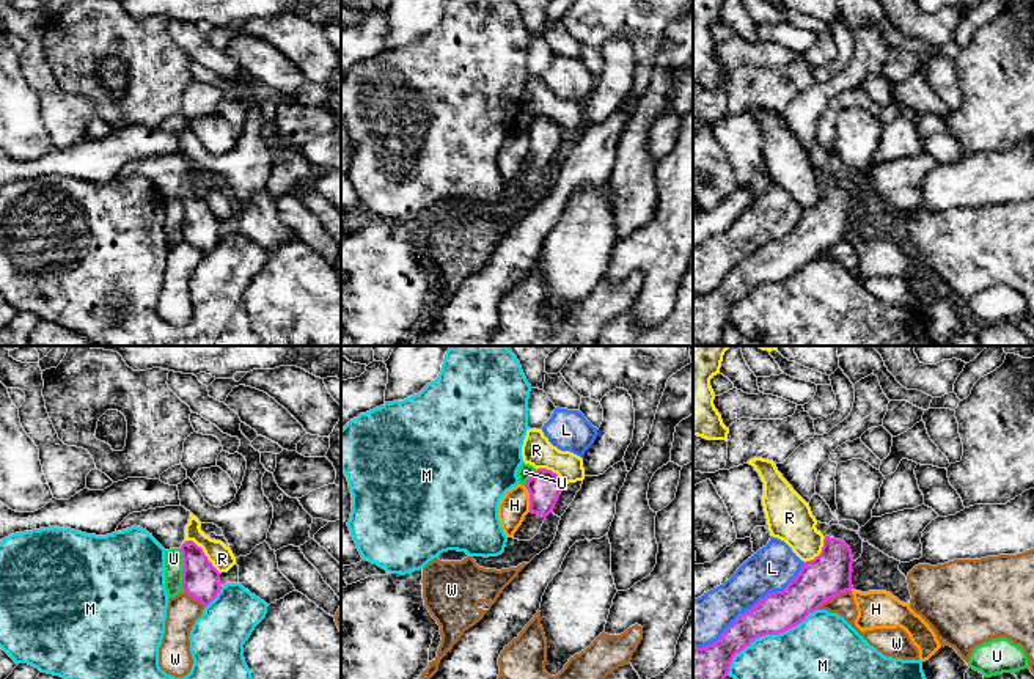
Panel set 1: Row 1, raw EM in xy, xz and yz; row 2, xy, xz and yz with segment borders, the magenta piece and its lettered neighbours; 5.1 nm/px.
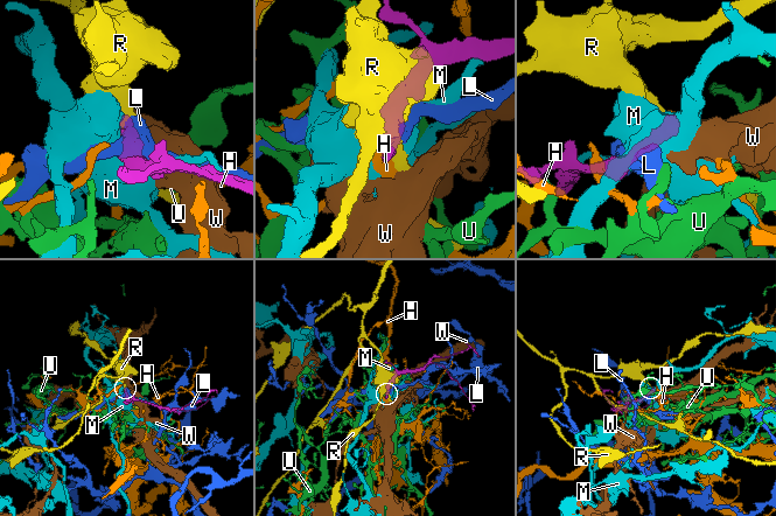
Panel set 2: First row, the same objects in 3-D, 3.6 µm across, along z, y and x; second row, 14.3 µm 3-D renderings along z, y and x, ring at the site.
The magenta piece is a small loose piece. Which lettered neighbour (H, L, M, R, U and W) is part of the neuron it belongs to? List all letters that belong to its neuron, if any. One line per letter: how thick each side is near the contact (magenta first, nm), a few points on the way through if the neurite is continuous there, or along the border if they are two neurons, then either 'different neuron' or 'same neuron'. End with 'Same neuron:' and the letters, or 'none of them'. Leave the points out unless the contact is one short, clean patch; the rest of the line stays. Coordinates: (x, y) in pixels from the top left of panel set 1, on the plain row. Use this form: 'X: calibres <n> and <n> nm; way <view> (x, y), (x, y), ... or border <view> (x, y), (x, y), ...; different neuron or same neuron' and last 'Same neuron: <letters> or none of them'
H: calibres 170 and 150 nm; border xz (524, 134), (528, 140), (530, 159); different neuron
L: calibres 200 and 240 nm; different neuron
M: calibres 200 and 440 nm; different neuron
R: calibres 190 and 120 nm; border xy (184, 189), (194, 189), (220, 220); different neuron
U: calibres 190 and 100 nm; border xy (179, 197), (184, 239); different neuron
W: calibres 220 and 110 nm; border yz (850, 238), (841, 239), (816, 256); different neuron
Same neuron: none of them

